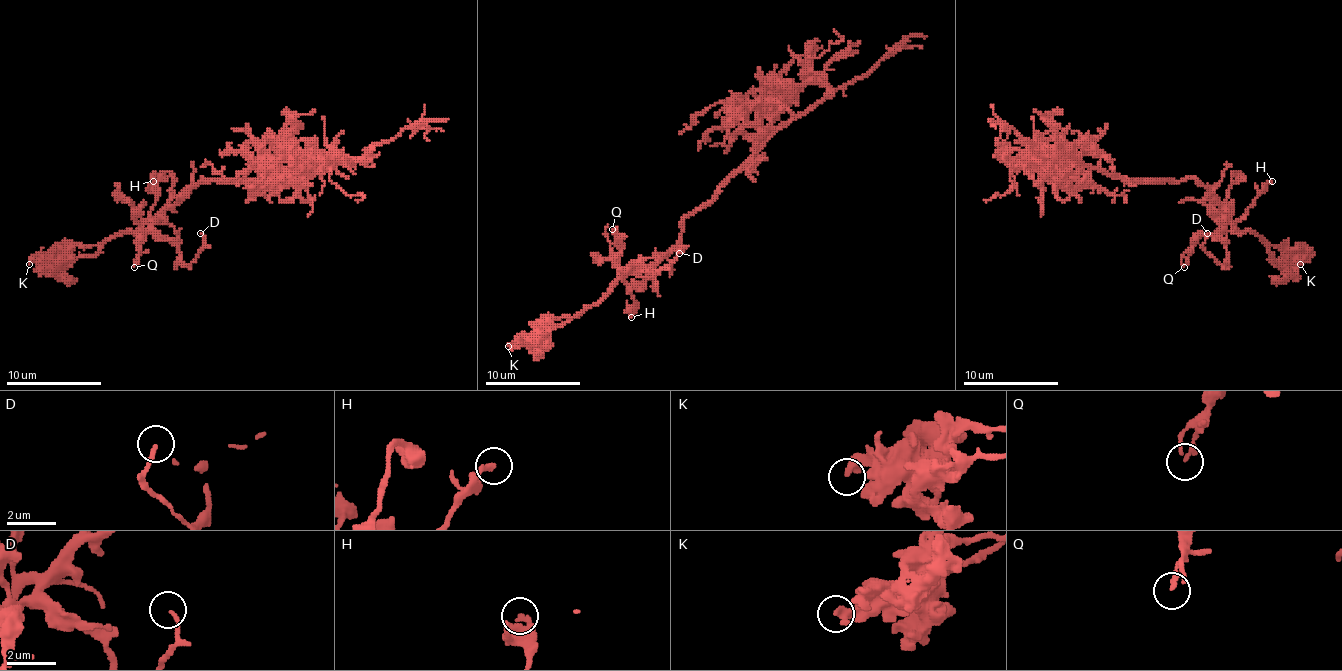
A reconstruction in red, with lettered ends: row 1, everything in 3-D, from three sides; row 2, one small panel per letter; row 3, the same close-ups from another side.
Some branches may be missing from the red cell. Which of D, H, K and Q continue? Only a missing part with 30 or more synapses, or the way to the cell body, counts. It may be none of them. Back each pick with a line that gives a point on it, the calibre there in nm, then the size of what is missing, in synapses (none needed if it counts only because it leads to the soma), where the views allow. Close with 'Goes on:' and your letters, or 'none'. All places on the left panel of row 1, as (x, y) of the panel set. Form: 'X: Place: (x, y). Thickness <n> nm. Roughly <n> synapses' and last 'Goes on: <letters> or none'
Goes on: none

